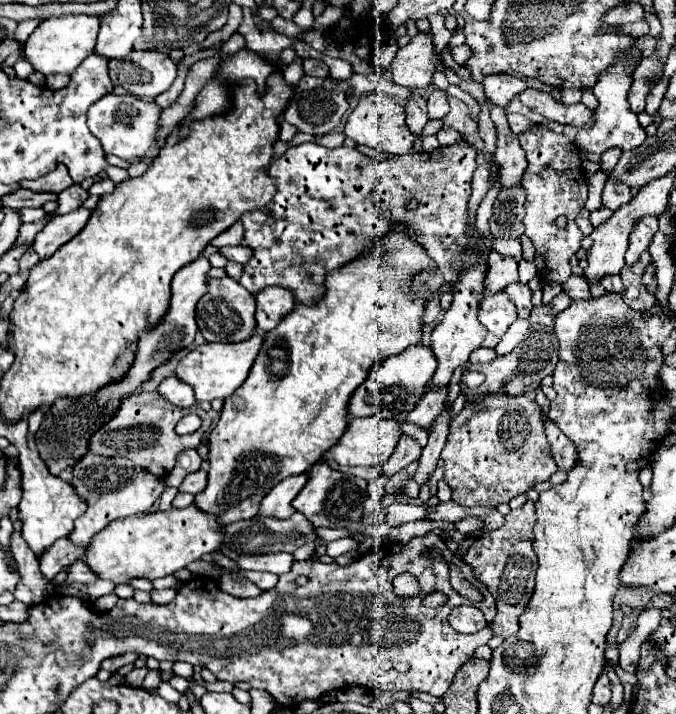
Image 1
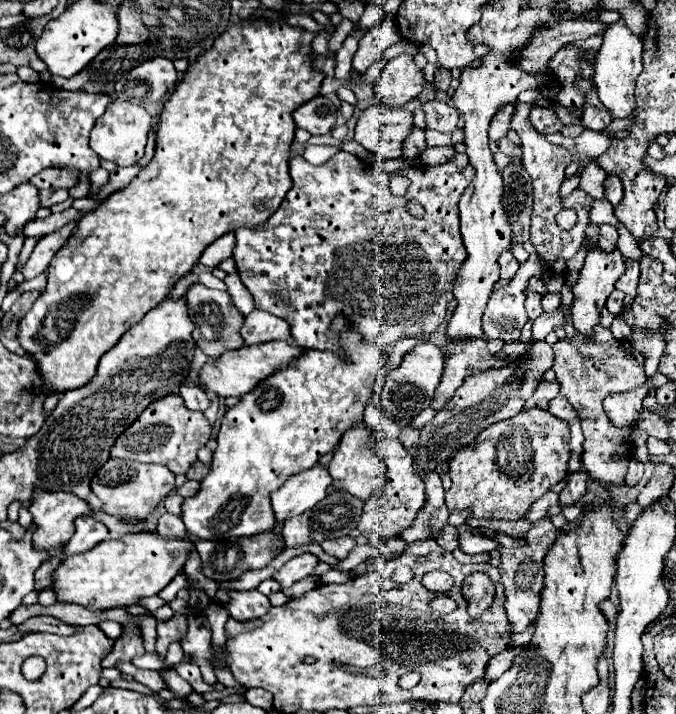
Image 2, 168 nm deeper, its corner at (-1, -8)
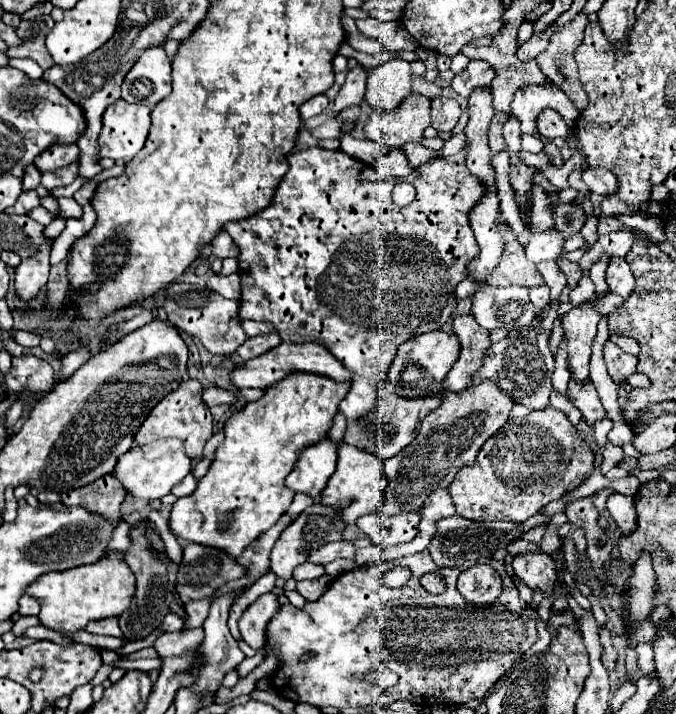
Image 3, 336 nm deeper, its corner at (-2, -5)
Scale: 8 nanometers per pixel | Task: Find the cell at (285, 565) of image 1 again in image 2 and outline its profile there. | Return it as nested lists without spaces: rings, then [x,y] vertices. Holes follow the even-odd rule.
[[[302,553],[302,555],[290,559],[290,561],[274,575],[274,579],[276,579],[282,587],[290,587],[292,583],[308,577],[318,563],[320,563],[320,559],[318,559],[316,555],[312,555],[312,553]]]

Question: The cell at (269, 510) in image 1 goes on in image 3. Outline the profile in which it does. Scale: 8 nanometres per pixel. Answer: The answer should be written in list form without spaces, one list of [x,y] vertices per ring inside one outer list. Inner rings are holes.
[[[329,438],[305,448],[293,472],[287,476],[285,486],[295,494],[311,496],[317,502],[321,490],[335,472],[335,460],[337,460],[337,444],[331,442]]]

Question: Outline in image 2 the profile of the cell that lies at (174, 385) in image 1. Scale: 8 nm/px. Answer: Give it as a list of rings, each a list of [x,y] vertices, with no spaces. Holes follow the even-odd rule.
[[[180,385],[178,395],[184,399],[184,405],[186,405],[188,409],[192,409],[192,411],[206,411],[206,409],[210,407],[208,395],[206,395],[200,387],[196,387],[196,385],[192,385],[192,387]]]

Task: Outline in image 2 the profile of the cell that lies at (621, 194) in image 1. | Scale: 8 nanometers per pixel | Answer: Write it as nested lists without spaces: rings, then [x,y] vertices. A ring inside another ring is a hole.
[[[608,175],[608,177],[606,177],[606,181],[604,181],[604,191],[606,191],[606,199],[608,199],[612,205],[620,203],[620,199],[622,199],[622,195],[624,195],[624,187],[622,187],[622,183],[620,183],[620,179],[618,179],[616,175]]]

